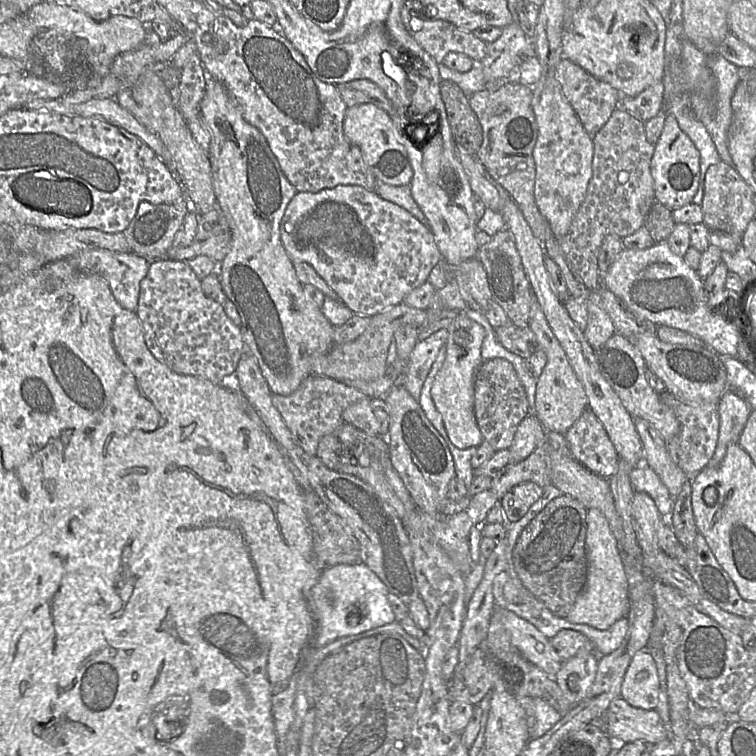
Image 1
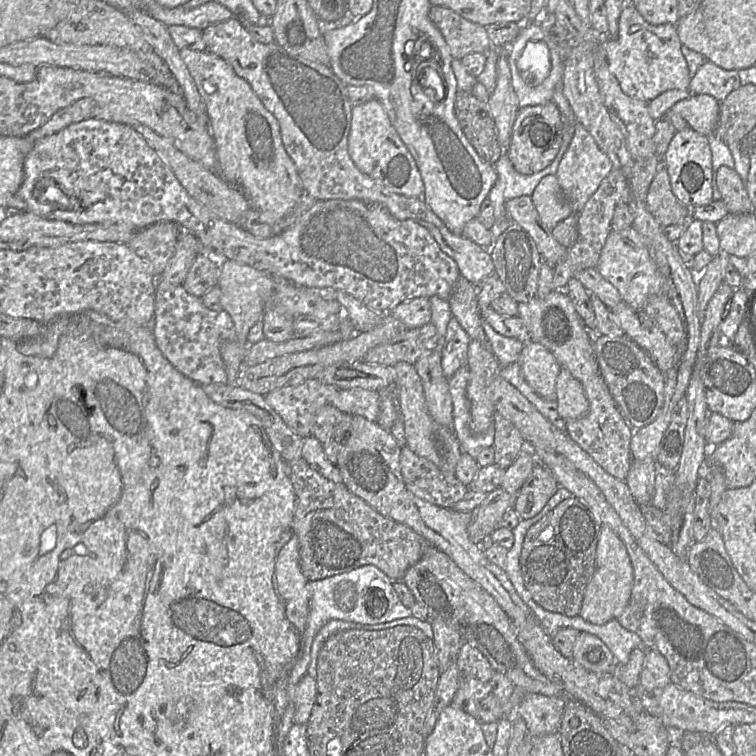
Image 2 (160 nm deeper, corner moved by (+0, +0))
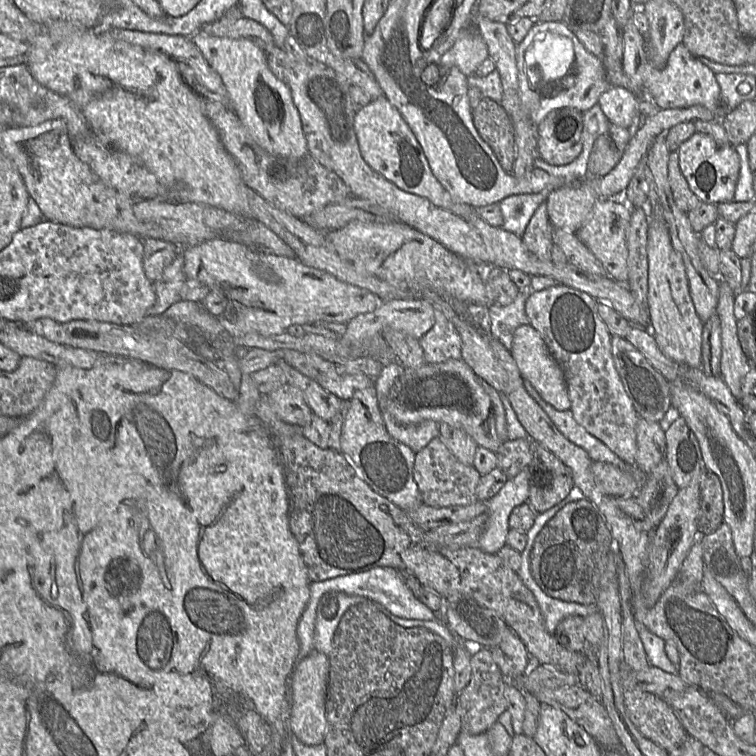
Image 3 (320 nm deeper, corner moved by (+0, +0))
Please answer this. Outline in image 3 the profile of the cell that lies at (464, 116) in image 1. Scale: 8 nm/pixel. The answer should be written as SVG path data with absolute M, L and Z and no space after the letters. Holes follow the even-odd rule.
M482 97L471 109L473 124L493 151L504 171L512 173L515 161L514 131L504 108L492 99Z

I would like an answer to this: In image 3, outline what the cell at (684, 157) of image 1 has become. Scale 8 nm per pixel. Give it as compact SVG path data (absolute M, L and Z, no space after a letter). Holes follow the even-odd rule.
M695 133L678 149L679 165L690 190L704 204L733 201L740 174L740 156L732 145L722 145L714 138Z

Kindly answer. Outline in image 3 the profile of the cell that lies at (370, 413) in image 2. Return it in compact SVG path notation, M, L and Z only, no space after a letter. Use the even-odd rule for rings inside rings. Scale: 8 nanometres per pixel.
M318 373L316 380L340 400L350 400L356 391L374 384L374 379L363 374Z

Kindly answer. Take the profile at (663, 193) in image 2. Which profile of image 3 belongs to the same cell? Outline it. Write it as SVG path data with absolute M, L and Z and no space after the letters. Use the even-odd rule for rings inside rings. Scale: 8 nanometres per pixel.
M677 151L670 153L668 159L668 179L676 205L684 212L689 213L701 206L701 200L690 190L679 165Z

